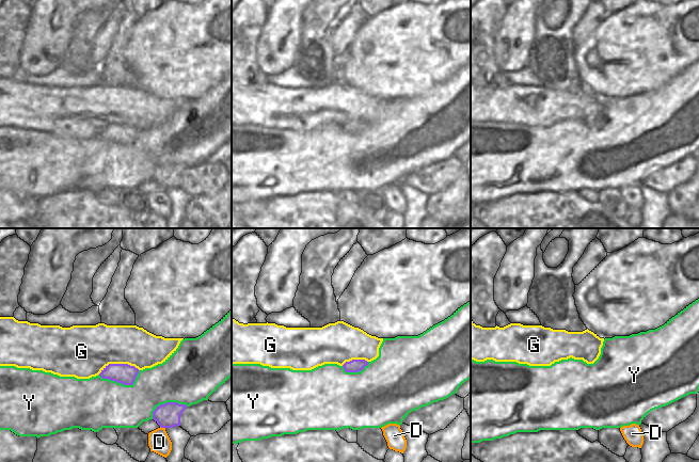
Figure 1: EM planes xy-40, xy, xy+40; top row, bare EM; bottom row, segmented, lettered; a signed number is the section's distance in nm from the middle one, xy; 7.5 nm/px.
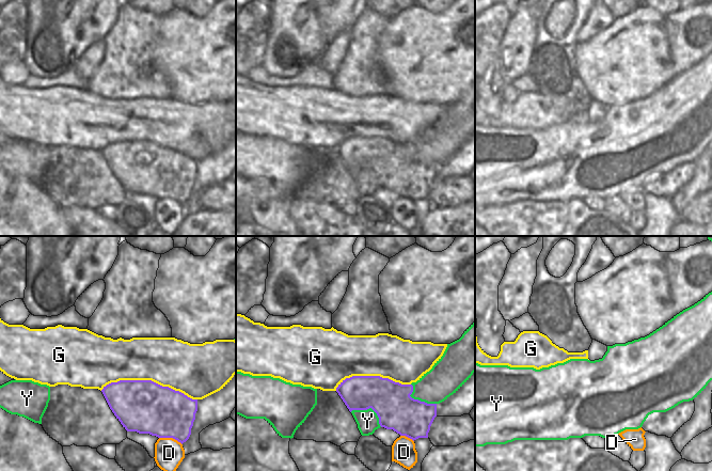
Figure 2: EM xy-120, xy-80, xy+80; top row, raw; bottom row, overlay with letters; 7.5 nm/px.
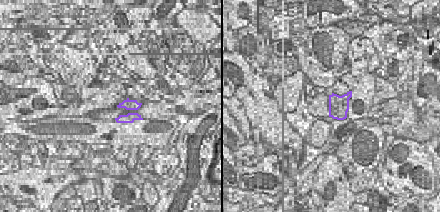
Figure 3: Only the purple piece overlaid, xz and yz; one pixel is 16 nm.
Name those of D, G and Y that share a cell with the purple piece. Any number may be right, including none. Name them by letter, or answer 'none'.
none

